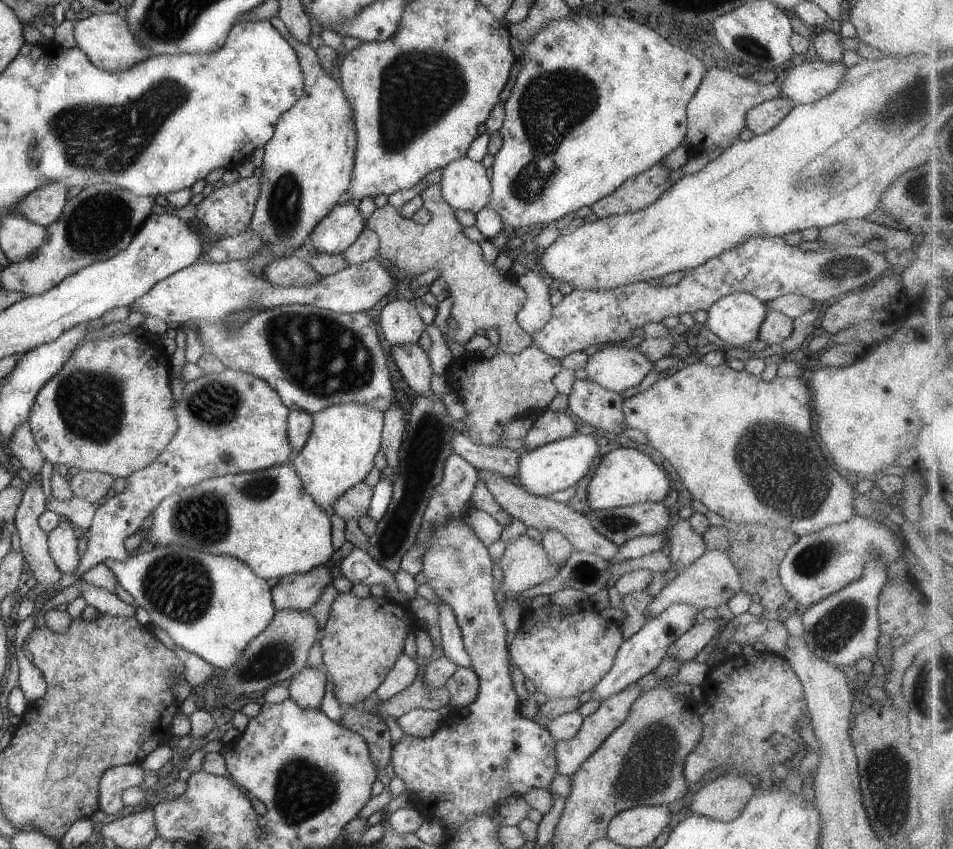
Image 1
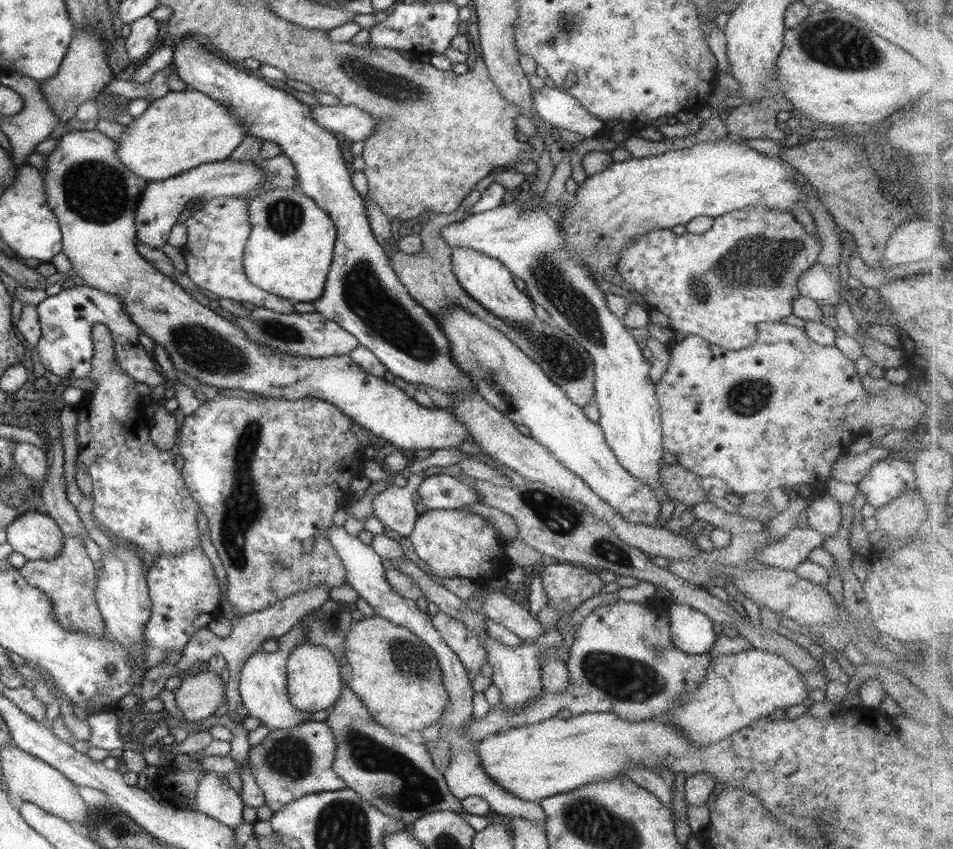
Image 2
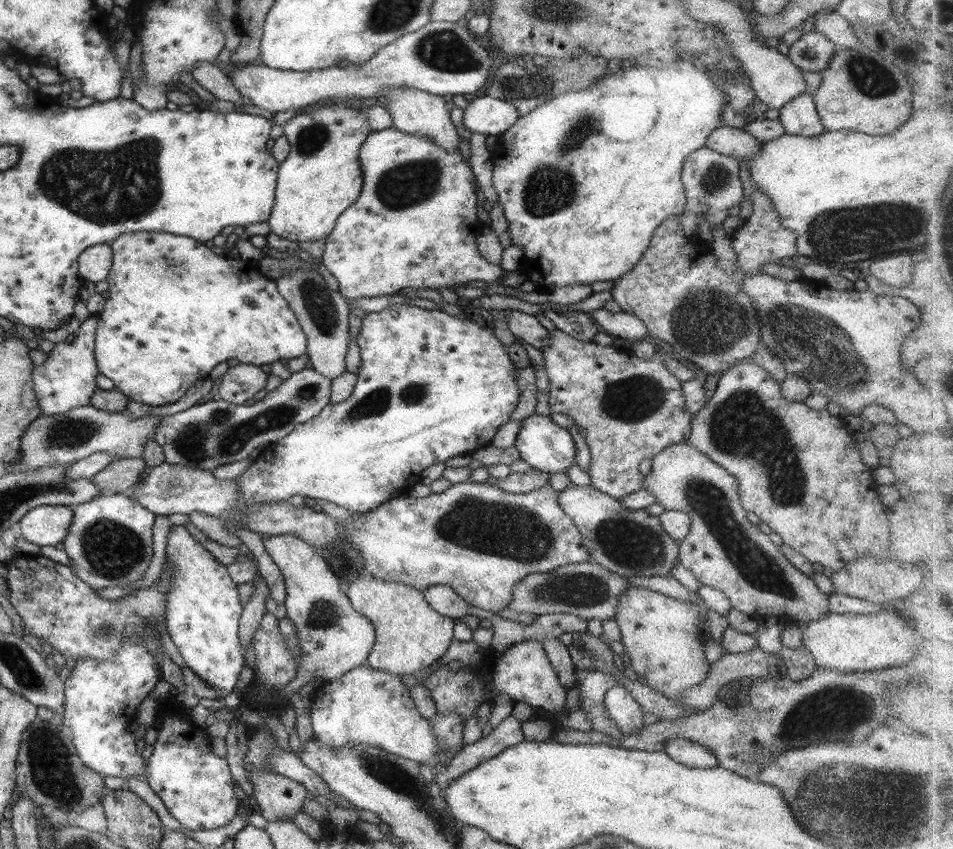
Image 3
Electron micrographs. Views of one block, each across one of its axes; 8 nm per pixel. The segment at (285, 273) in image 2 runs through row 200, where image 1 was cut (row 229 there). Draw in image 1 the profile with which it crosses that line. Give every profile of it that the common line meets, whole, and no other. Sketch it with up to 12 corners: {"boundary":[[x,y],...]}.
{"boundary":[[278,16],[303,93],[263,146],[244,266],[292,255],[344,199],[353,108]]}

